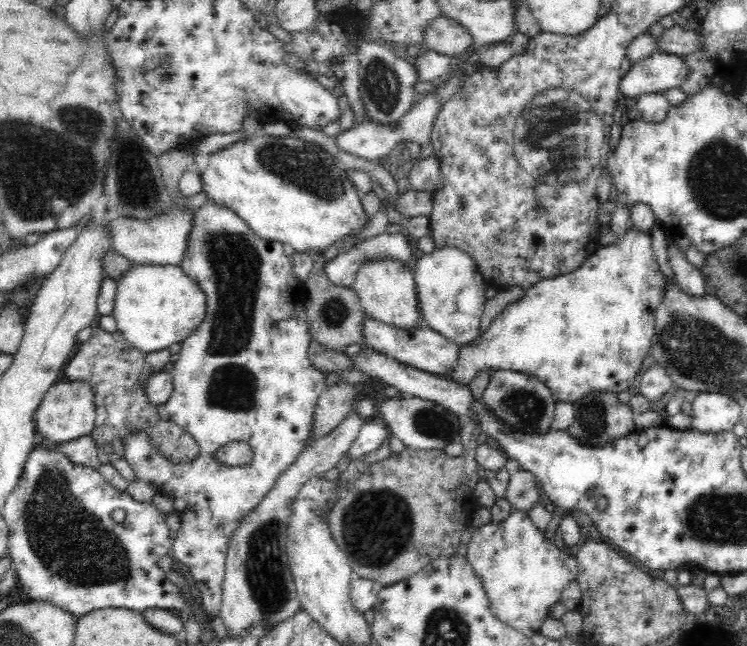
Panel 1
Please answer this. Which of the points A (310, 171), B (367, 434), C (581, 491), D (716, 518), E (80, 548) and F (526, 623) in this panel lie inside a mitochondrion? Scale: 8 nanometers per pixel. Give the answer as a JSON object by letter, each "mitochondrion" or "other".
{"A":"mitochondrion","B":"other","C":"other","D":"mitochondrion","E":"mitochondrion","F":"other"}

